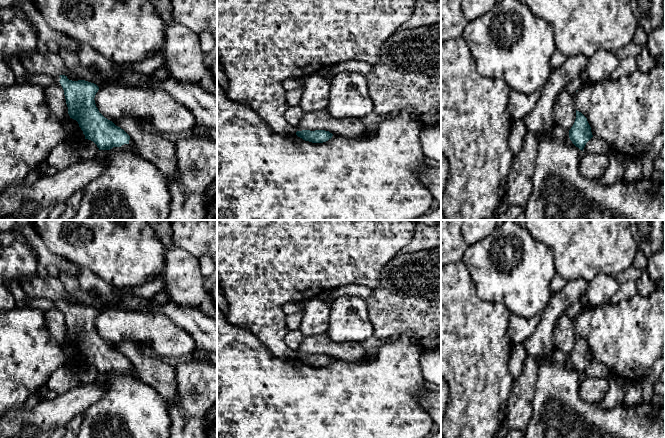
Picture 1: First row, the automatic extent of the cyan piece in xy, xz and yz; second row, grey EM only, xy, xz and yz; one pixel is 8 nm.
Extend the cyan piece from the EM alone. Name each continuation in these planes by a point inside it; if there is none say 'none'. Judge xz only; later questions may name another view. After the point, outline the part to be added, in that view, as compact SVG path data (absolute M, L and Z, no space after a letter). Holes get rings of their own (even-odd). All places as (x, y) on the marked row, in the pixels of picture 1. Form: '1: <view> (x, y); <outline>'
none

